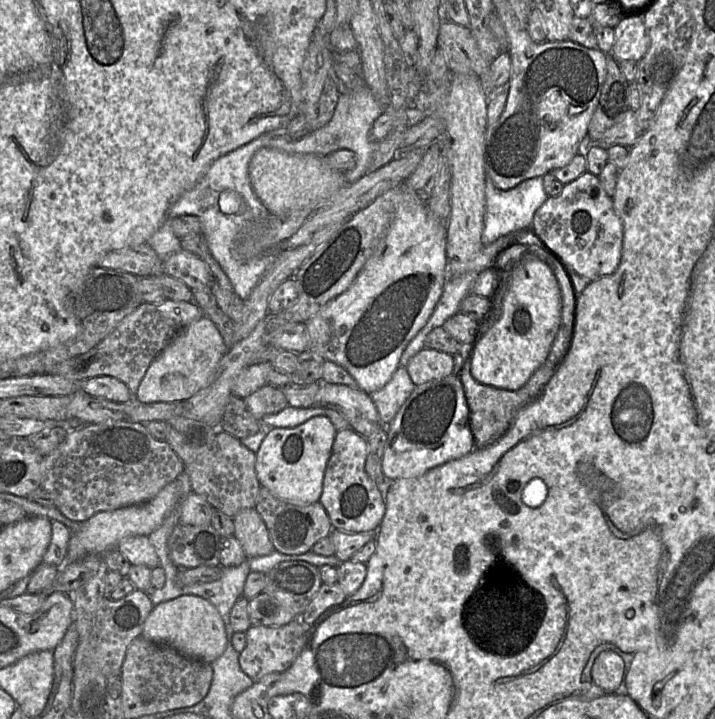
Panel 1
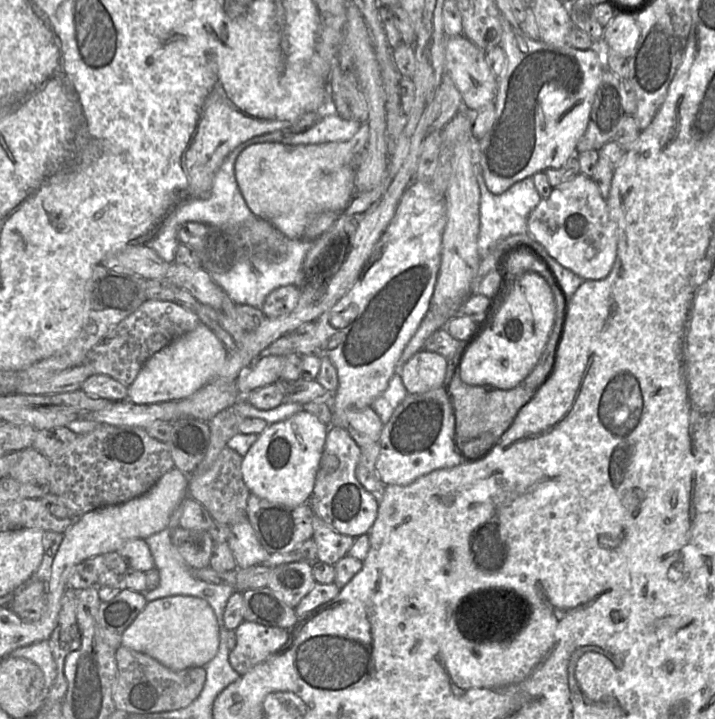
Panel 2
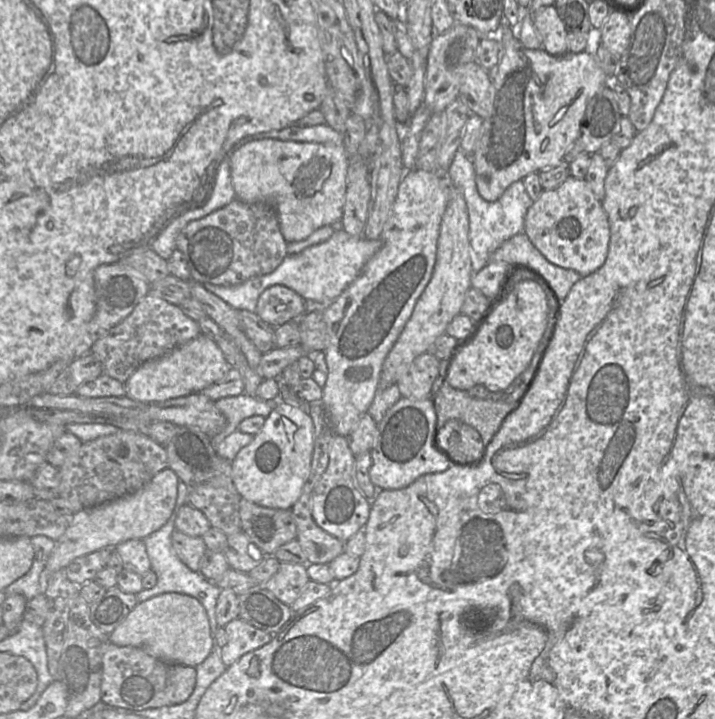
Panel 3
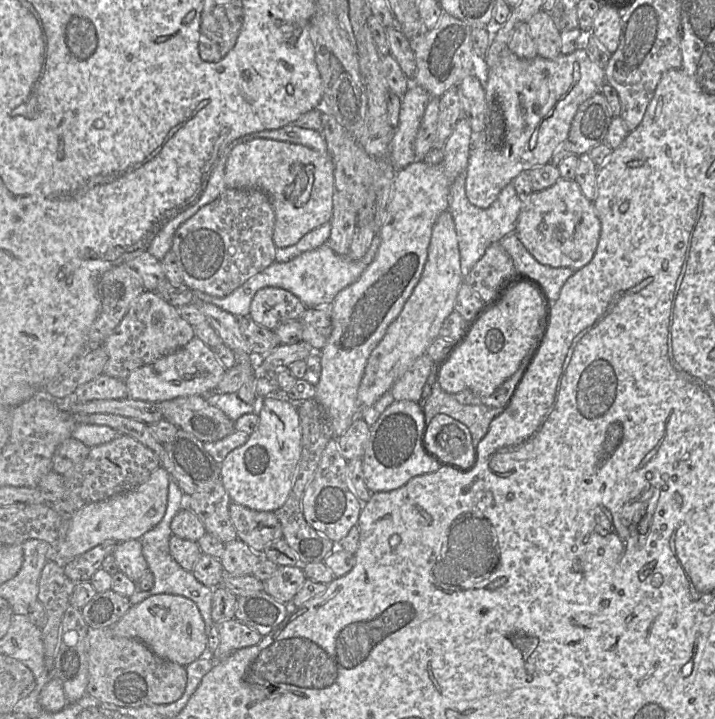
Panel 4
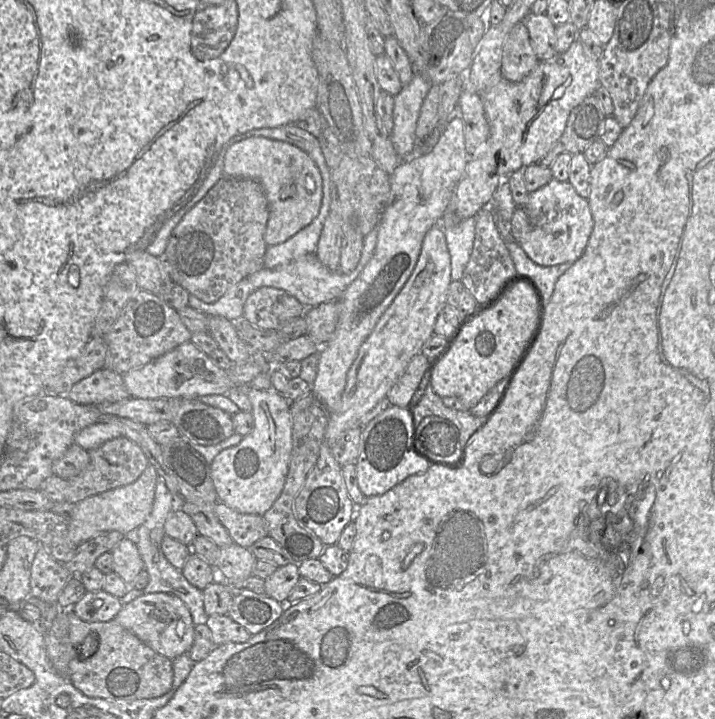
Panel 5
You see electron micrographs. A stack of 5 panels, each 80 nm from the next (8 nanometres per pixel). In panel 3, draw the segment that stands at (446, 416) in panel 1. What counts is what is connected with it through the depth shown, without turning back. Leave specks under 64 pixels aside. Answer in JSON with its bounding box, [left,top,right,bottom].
[369,398,453,490]

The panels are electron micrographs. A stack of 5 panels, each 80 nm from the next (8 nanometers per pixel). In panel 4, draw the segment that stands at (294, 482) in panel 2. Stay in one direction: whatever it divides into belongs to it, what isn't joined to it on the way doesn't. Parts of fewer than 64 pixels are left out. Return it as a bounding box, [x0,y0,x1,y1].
[220,393,302,512]

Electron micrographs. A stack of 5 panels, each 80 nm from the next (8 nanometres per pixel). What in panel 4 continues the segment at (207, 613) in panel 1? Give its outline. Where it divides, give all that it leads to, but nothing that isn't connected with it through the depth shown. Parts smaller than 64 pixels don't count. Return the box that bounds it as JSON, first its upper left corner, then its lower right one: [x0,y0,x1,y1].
[112,594,208,666]

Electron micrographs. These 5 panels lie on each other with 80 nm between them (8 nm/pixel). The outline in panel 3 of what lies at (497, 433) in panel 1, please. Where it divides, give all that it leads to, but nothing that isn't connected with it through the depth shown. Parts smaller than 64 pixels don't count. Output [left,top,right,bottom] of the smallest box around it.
[432,381,517,463]

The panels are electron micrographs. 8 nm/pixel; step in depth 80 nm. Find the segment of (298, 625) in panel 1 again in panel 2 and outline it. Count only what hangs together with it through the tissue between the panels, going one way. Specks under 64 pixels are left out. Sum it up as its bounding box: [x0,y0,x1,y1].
[229,620,291,676]

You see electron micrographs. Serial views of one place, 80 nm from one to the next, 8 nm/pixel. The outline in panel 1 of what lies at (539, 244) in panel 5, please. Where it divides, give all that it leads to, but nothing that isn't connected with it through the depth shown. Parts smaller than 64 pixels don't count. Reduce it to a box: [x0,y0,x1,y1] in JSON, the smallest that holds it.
[531,170,623,282]

